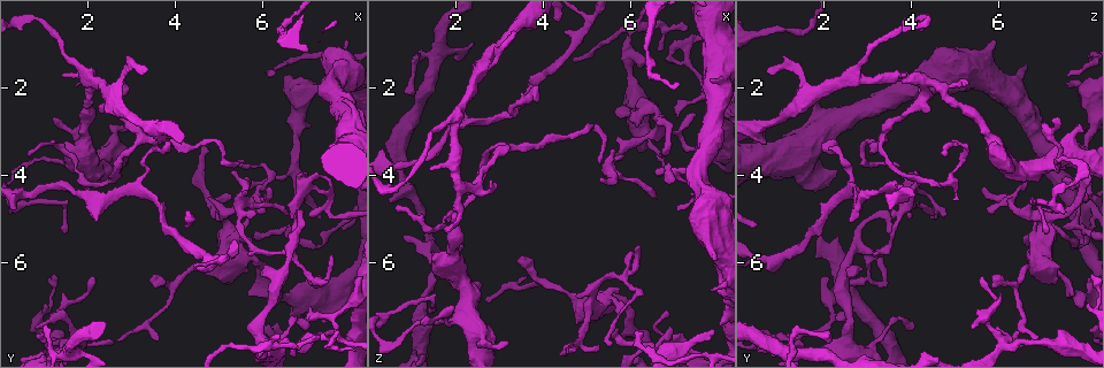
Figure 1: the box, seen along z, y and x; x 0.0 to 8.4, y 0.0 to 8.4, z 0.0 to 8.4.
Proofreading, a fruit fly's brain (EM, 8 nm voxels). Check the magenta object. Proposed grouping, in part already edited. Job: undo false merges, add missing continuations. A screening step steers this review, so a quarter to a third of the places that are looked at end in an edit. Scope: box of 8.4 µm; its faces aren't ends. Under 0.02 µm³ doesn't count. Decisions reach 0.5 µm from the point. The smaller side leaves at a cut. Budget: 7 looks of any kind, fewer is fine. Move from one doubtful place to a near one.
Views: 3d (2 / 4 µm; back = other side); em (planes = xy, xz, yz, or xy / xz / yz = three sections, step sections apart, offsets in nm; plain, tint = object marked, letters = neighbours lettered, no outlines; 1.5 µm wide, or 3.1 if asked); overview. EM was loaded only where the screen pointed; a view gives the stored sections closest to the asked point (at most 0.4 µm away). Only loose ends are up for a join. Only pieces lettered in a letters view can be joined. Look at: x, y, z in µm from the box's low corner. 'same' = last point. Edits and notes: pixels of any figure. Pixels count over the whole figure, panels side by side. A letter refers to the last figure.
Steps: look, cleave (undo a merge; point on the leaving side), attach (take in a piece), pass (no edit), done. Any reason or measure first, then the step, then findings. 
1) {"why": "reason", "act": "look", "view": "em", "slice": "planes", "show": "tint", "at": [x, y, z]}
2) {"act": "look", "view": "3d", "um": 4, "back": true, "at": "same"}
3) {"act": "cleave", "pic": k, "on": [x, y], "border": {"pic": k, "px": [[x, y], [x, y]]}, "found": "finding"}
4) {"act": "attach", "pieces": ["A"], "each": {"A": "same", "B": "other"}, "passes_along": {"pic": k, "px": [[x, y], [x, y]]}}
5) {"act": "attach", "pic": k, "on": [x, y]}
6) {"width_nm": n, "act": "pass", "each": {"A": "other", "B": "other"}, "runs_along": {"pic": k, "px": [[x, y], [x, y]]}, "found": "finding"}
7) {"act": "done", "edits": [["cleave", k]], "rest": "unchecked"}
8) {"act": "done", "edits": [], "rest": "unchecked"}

{"why": "calibre changes", "act": "look", "view": "3d", "um": 2, "at": [4.50, 6.05, 6.60]}

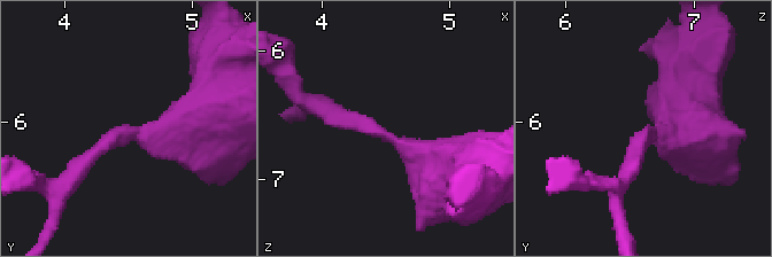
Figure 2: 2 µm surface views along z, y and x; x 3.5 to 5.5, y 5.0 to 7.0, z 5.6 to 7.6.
{"act": "look", "view": "em", "slice": "planes", "show": "tint", "at": [4.48, 6.08, 6.66]}

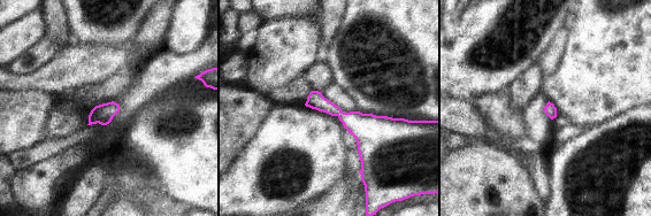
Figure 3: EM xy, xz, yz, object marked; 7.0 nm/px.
{"act": "look", "view": "em", "slice": "planes", "show": "letters", "at": "same"}

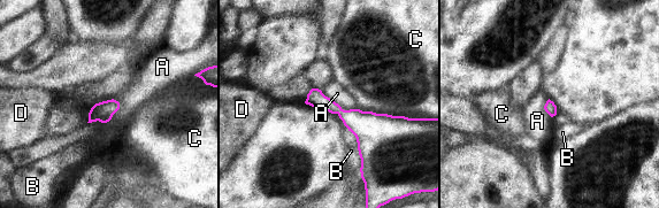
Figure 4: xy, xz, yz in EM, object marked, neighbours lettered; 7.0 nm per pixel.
{"width_nm": 80, "act": "pass", "each": {"A": "other", "B": "other", "C": "other", "D": "other"}, "border": {"pic": 4, "px": [[320, 90], [344, 109], [357, 109]]}, "found": "continuous, no second neuron"}

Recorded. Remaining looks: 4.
{"why": "an open end", "act": "look", "view": "em", "slice": "planes", "show": "letters", "at": [5.30, 3.85, 4.15]}

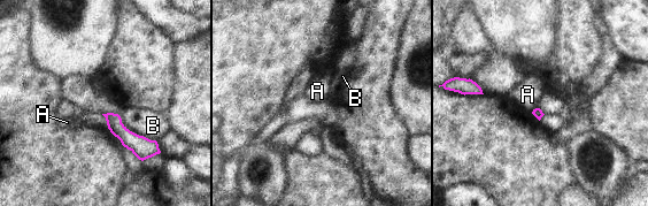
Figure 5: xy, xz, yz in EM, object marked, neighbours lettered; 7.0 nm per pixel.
{"longest_contact_nm": ["B", 320], "act": "pass", "each": {"A": "other", "B": "other"}, "runs_along": {"pic": 5, "px": [[108, 116], [136, 144], [154, 144]]}, "found": "none of them fits"}

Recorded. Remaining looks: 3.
{"why": "thin end", "act": "look", "view": "em", "slice": "planes", "show": "tint", "at": [1.20, 2.75, 7.40]}

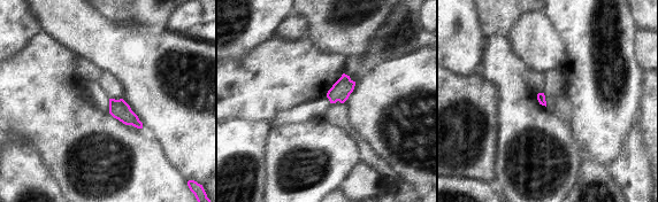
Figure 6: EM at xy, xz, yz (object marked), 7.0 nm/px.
{"act": "look", "view": "em", "slice": "planes", "show": "letters", "at": "same"}

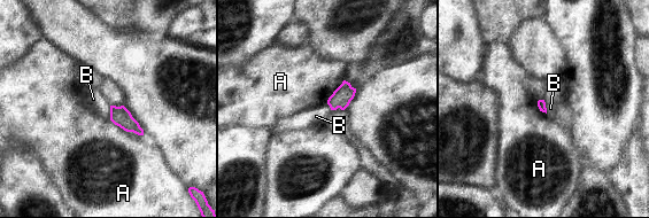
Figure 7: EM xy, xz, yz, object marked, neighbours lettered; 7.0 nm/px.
{"act": "pass", "each": {"A": "other", "B": "other"}, "border": {"pic": 7, "px": [[109, 106], [110, 118]]}, "found": "no lettered piece goes on from it"}

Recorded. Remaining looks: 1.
{"act": "done", "edits": [], "rest": "unchecked"}

